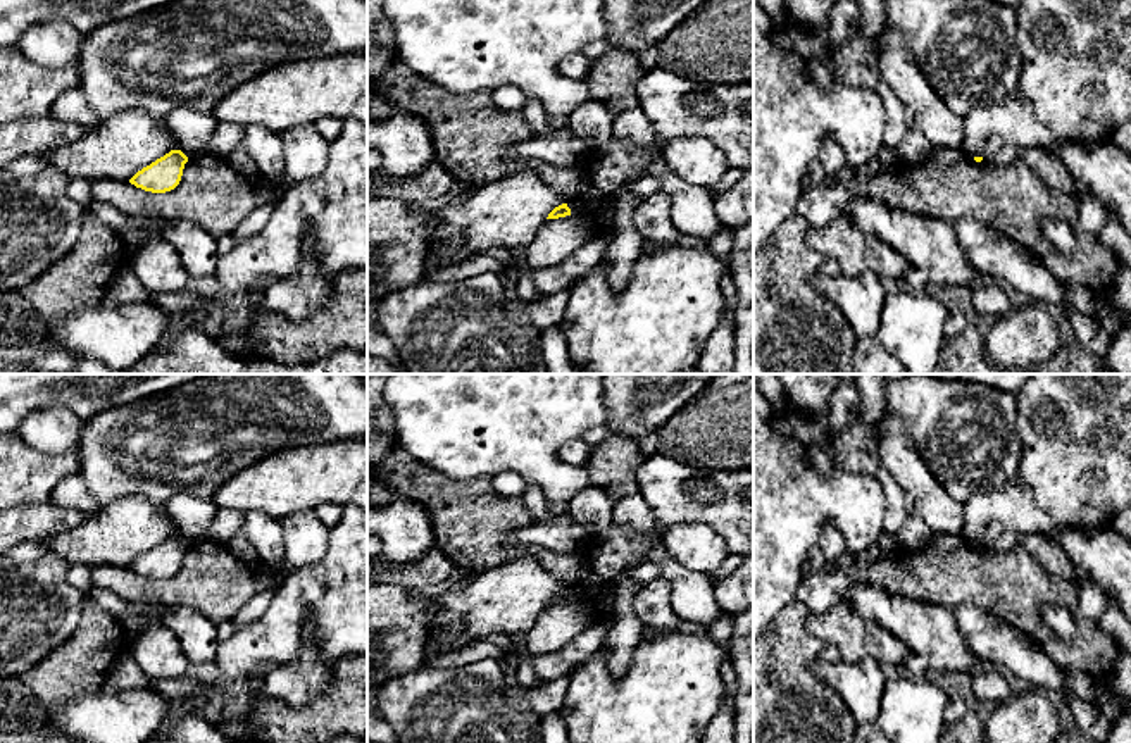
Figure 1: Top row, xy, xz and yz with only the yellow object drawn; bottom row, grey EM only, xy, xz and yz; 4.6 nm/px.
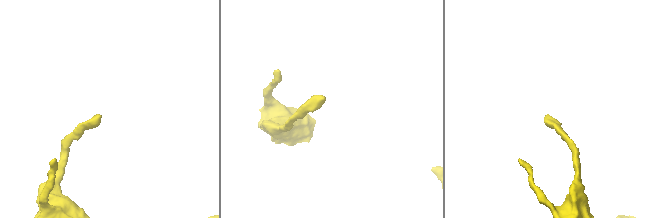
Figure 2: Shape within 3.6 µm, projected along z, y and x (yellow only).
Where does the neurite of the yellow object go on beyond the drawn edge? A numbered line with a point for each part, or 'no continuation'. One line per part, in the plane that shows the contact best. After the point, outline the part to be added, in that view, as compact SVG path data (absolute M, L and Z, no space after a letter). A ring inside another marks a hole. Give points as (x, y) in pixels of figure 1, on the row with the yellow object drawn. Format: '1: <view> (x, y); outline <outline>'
no continuation

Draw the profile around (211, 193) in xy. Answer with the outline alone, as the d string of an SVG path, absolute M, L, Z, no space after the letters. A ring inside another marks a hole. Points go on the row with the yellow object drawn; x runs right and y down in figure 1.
M205 152L188 159L179 184L166 193L136 188L129 181L93 179L93 202L112 205L126 217L190 221L212 238L233 233L257 207L278 202L286 188L284 176L247 178L233 171L226 159Z

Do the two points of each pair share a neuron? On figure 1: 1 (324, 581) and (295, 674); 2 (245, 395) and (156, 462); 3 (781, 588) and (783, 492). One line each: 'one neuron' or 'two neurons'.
1: two neurons
2: one neuron
3: one neuron

